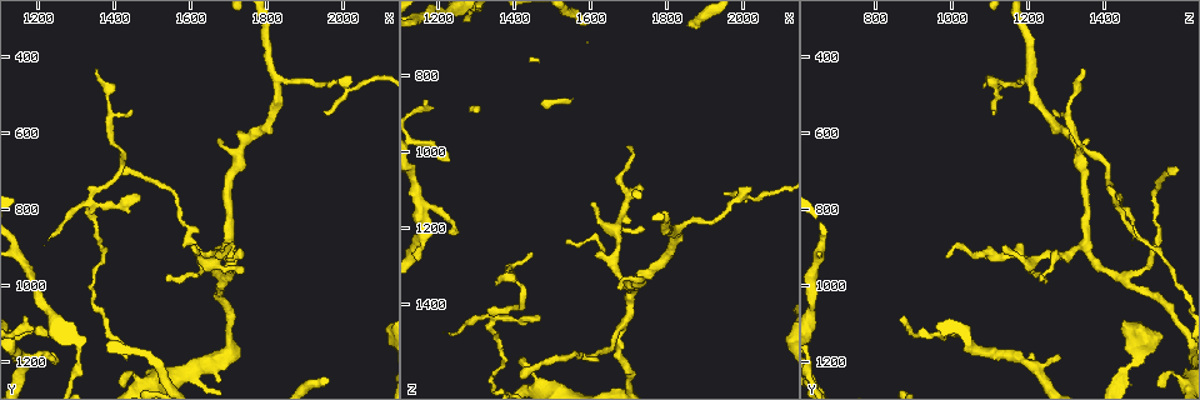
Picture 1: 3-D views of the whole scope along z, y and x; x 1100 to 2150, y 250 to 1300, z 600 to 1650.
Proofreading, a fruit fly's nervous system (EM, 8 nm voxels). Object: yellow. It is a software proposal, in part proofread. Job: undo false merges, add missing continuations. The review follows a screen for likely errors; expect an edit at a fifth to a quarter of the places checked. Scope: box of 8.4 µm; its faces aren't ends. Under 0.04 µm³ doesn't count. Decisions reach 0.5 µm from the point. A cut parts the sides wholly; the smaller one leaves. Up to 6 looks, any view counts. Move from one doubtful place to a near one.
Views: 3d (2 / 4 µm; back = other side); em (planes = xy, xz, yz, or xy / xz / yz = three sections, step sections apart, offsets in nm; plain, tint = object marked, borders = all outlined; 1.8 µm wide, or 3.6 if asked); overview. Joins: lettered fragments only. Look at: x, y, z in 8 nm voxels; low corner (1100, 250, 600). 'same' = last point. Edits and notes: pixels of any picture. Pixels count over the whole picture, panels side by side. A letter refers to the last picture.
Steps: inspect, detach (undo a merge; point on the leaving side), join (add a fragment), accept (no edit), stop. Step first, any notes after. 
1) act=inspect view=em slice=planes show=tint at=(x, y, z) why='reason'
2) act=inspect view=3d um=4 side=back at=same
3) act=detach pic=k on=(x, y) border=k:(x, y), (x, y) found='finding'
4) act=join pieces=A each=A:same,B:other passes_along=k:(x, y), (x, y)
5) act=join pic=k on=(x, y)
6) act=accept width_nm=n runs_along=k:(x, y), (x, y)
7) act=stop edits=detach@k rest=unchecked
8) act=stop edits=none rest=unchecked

act=inspect view=em slice=xz step=4 show=tint at=(1825, 465, 1205) why='branch point'

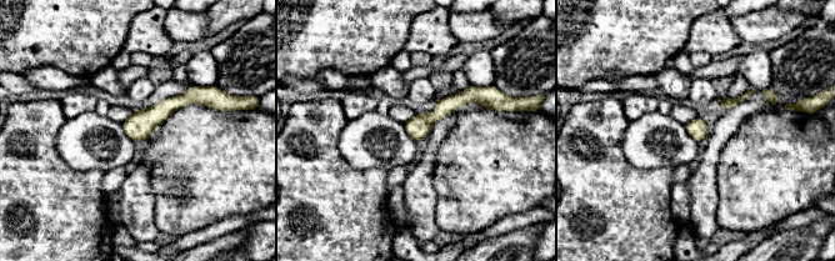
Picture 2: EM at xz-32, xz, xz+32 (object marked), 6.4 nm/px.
act=inspect view=em slice=planes show=borders at=same

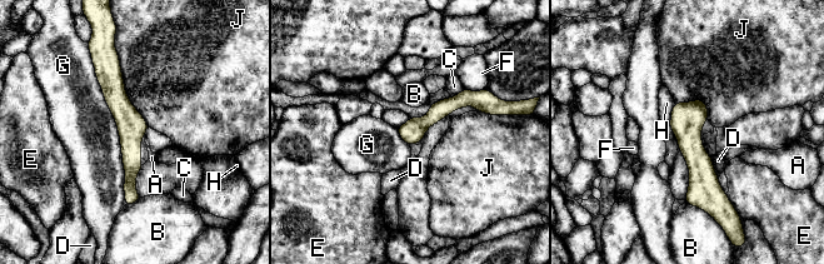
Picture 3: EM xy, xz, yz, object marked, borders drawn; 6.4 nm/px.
act=accept each=A:other,B:other,C:other,D:other,E:other,F:other,G:other,H:other,J:other found='one neuron here'

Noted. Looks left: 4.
act=inspect view=em slice=xz step=4 show=borders at=(1450, 545, 1265) why='thin end'

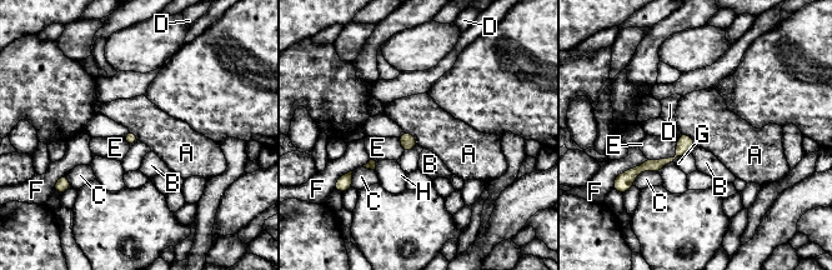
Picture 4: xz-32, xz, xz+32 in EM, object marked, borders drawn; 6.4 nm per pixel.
act=inspect view=em slice=planes show=borders at=same why='cut it another way'

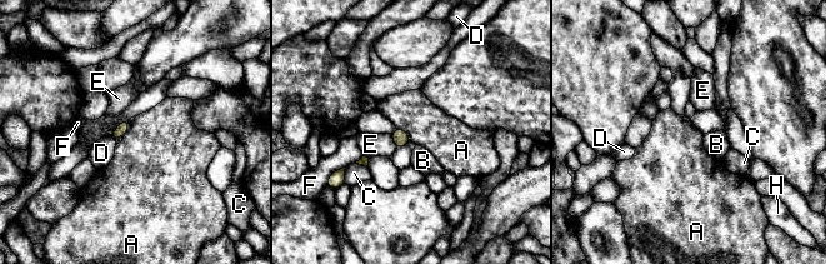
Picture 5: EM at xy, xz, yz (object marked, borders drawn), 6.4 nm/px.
act=accept width_nm=70 each=A:other,B:other,C:other,D:other,E:other,F:other,H:other border=5:(130, 123), (129, 128), (116, 140) found='no lettered fragment goes on from it'

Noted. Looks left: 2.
act=stop edits=none rest=unchecked

